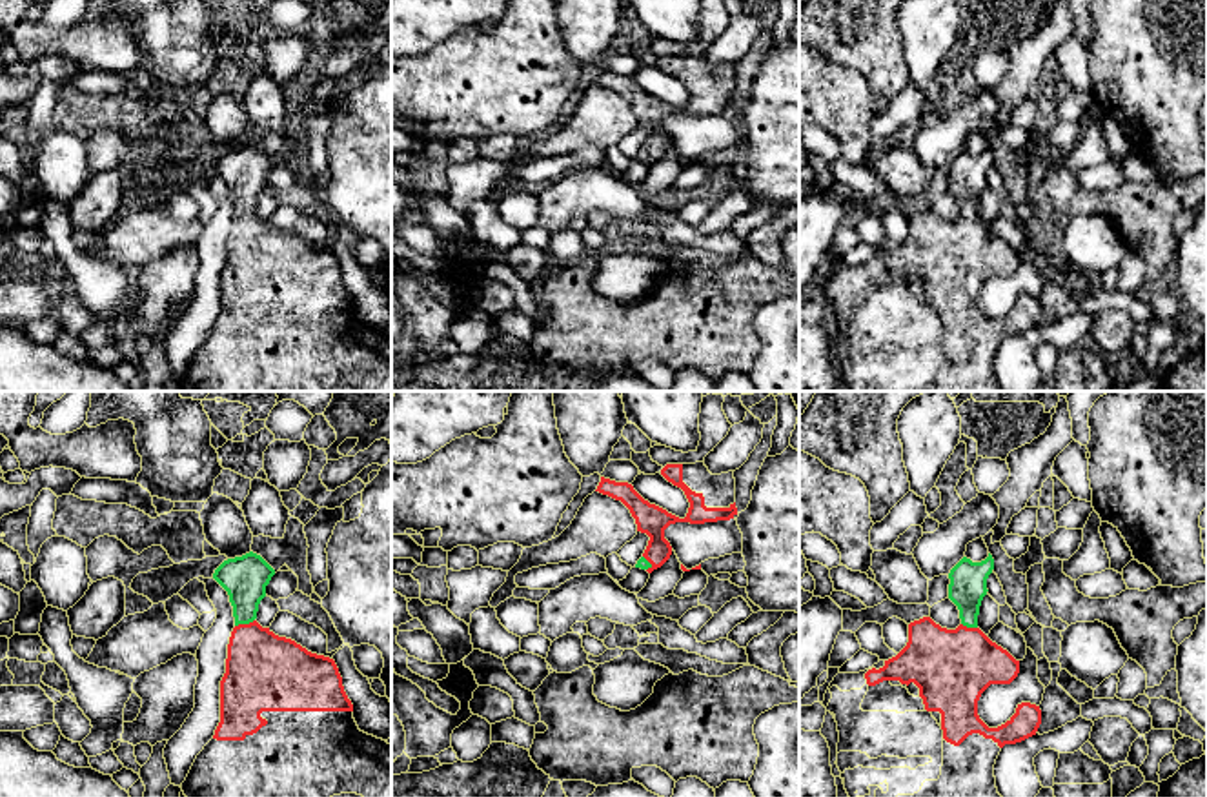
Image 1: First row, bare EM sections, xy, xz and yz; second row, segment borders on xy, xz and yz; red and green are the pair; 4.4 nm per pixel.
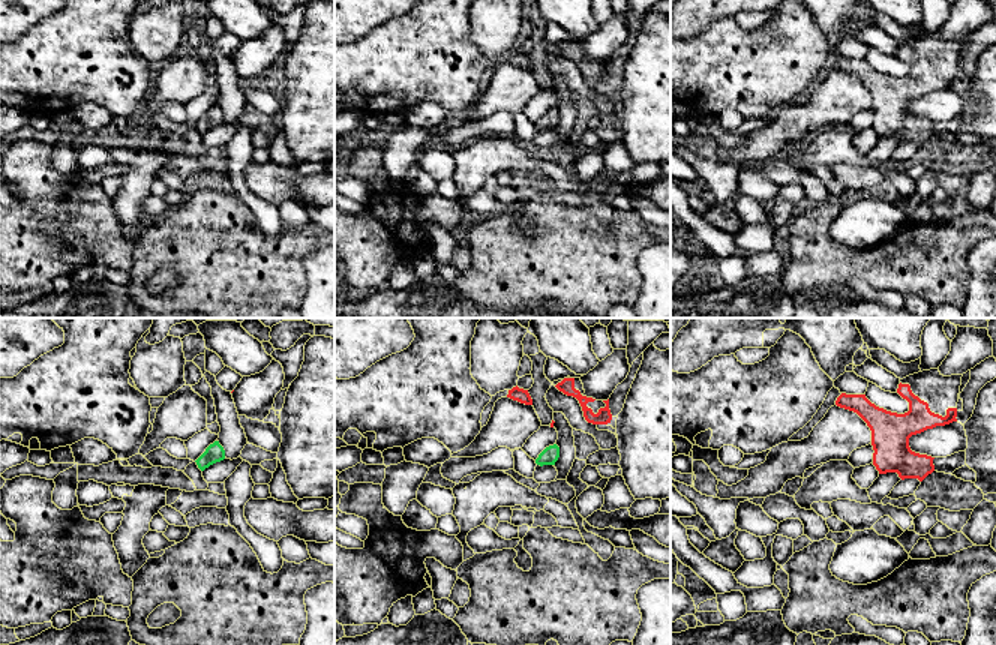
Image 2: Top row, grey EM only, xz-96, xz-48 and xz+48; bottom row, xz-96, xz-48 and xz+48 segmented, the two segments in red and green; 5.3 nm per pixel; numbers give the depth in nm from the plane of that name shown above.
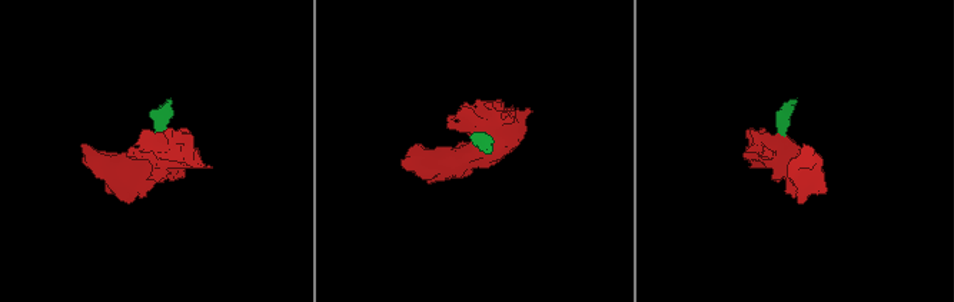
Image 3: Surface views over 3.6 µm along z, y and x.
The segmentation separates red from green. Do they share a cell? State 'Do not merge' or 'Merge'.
Merge

